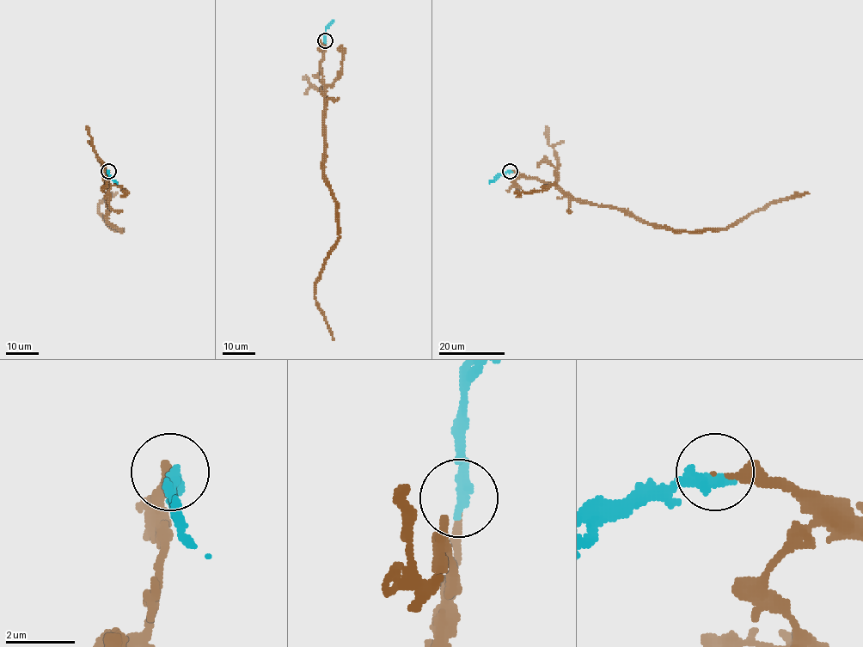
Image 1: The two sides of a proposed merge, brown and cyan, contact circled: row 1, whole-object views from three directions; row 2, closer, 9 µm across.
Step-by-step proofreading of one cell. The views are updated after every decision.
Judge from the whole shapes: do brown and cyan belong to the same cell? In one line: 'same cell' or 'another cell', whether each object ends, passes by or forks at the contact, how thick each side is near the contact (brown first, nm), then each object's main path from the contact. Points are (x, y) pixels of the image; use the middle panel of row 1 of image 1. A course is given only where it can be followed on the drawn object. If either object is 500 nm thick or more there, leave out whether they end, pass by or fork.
same cell; brown ends there; cyan ends there; 190 nm thick on the brown side, 400 nm on the other; brown runs (325, 40), (319, 69), (324, 103), (324, 176), (336, 204), (338, 243), (316, 282), (315, 294), (333, 339); cyan runs (325, 40), (325, 28), (334, 21)

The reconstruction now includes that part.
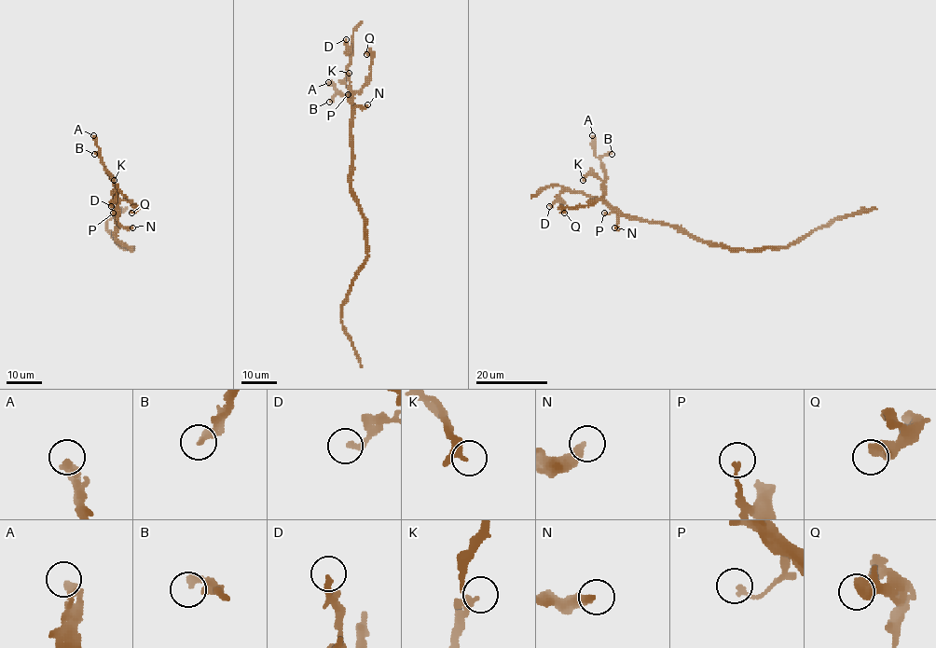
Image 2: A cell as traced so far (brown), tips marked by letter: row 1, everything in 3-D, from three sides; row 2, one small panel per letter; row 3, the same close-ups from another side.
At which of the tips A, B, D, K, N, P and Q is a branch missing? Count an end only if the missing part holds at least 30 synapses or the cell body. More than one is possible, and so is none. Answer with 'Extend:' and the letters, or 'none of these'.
Extend: N

